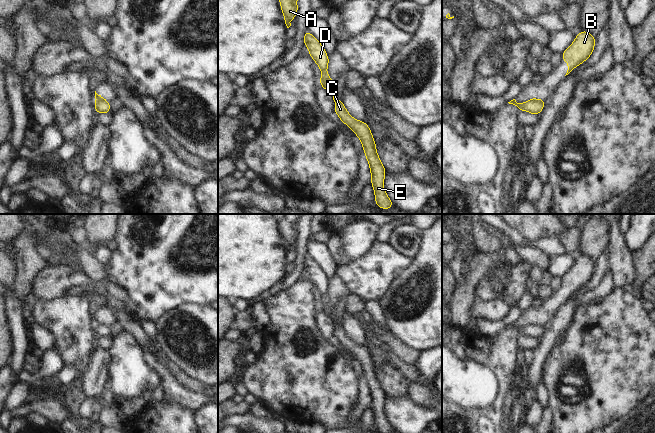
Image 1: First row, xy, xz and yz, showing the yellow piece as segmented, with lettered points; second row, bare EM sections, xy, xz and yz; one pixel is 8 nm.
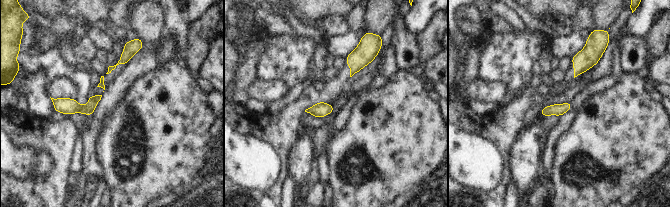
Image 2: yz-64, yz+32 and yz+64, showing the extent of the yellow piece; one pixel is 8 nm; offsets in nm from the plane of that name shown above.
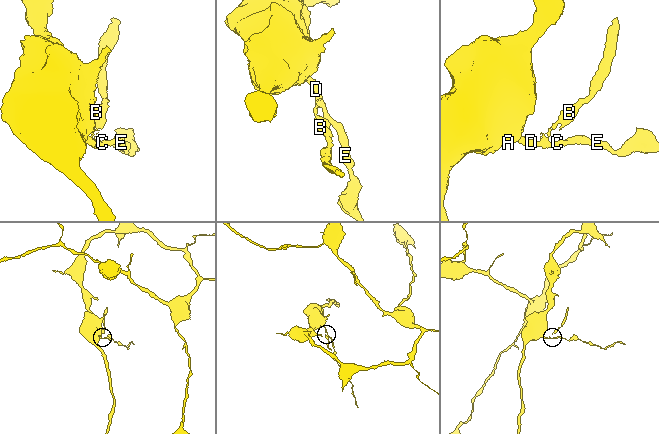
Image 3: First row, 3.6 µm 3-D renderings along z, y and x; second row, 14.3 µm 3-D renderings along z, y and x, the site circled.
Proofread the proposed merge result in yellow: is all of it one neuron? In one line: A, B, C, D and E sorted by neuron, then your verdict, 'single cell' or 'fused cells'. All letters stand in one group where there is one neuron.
groups A C D E / B; fused cells

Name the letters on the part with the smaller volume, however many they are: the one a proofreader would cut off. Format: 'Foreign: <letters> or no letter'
Foreign: B

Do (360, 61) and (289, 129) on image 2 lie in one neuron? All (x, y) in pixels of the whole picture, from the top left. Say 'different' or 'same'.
same

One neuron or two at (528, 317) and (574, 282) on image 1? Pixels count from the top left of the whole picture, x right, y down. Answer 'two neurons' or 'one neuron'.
one neuron

